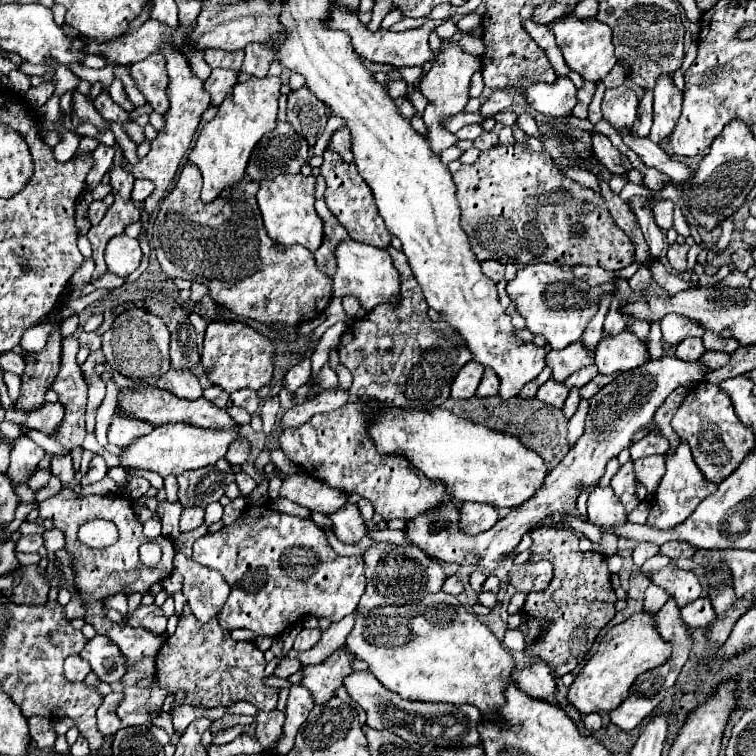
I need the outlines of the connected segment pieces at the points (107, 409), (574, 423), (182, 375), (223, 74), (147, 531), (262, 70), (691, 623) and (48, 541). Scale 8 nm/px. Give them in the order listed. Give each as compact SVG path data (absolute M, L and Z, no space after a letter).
M104 364L105 371L101 378L106 384L106 395L96 413L95 433L98 443L105 447L108 444L107 432L110 422L117 407L117 396L120 388L112 380L113 369L109 364Z
M581 400L579 410L577 410L575 416L569 420L569 430L567 430L567 442L569 442L569 448L571 448L571 446L575 444L575 440L579 440L579 436L583 434L583 424L585 424L587 408L589 408L589 402L587 402L587 400Z
M169 370L165 376L161 376L161 380L157 382L157 388L167 390L185 400L199 400L203 394L203 388L193 372Z
M213 70L211 76L205 80L205 88L211 94L211 104L219 106L225 96L229 96L233 92L233 86L237 84L237 76L239 70Z
M155 516L155 518L149 518L149 520L145 522L143 534L145 534L149 540L153 540L153 538L157 538L157 536L161 534L161 522L159 522L157 516Z
M251 42L245 46L245 60L241 72L263 78L267 76L267 70L273 60L275 60L275 50L271 46L267 46L265 42Z
M697 598L681 610L681 622L689 628L703 628L715 620L715 610L709 598Z
M57 528L45 530L43 542L45 542L43 546L47 548L47 552L57 552L57 550L61 550L61 548L65 546L65 536L63 536L63 532L57 530Z

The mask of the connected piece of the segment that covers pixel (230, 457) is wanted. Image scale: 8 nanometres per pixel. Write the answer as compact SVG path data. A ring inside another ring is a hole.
M239 436L239 438L233 442L233 446L229 448L225 460L227 460L229 464L243 464L243 462L247 460L247 456L249 456L249 442Z

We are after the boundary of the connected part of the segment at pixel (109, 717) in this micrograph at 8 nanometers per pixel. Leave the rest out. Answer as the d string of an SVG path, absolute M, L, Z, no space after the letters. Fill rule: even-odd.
M111 692L109 696L105 696L103 704L97 710L97 724L99 724L99 732L103 736L111 738L121 728L121 722L119 722L119 718L115 714L115 710L119 706L119 700L123 700L121 696L123 696L121 692Z

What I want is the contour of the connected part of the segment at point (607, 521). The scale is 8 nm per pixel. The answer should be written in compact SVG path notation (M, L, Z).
M597 486L591 490L587 500L587 510L589 510L589 522L601 524L605 528L613 524L623 524L627 518L623 504L617 500L617 496L609 486L607 488Z

